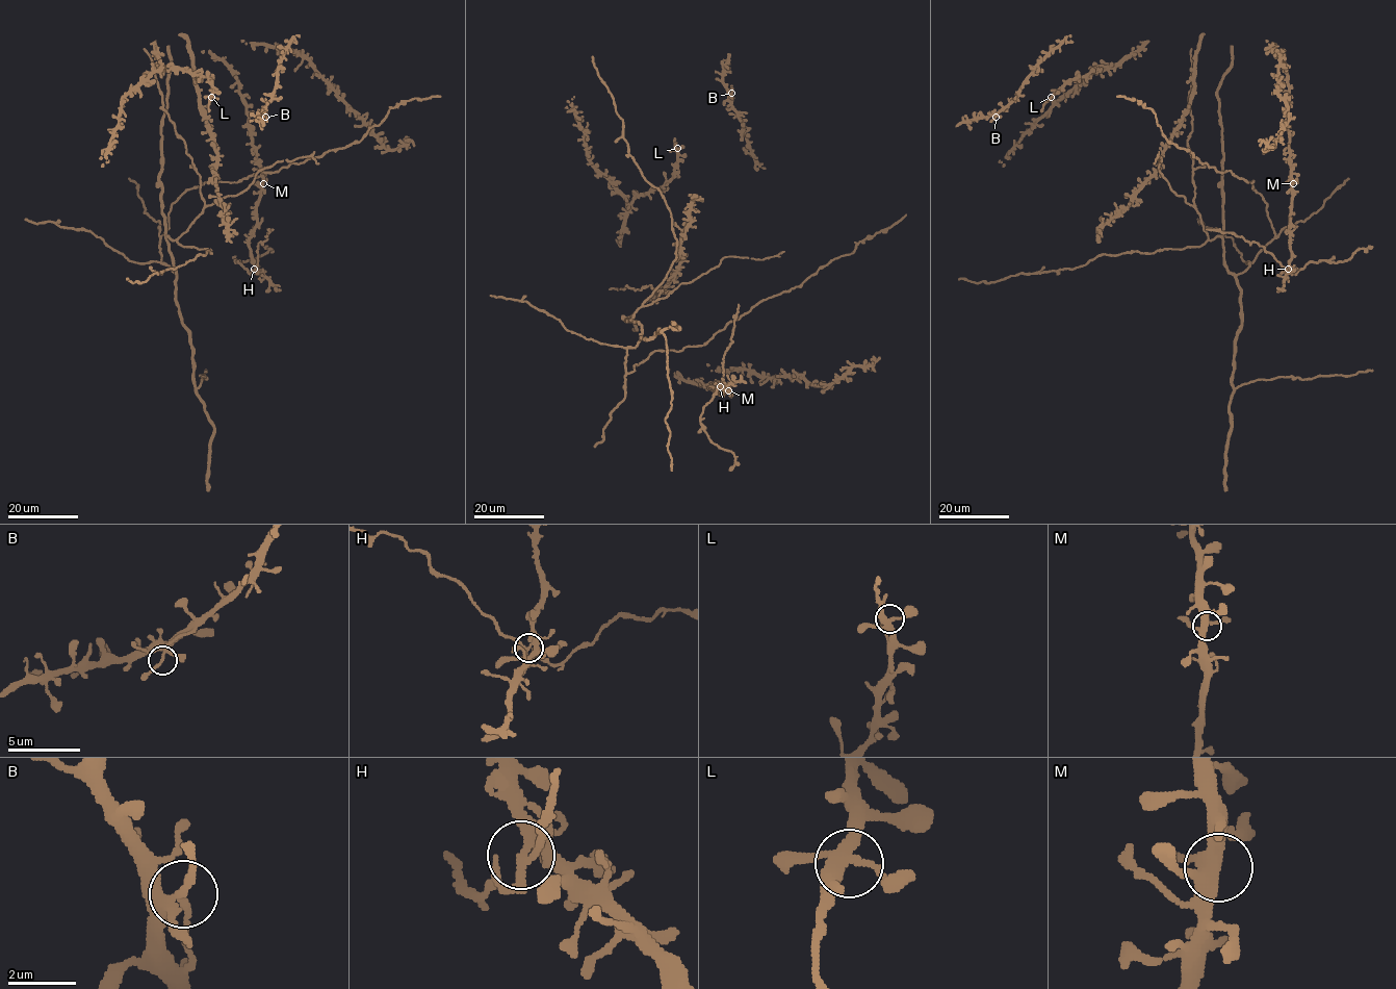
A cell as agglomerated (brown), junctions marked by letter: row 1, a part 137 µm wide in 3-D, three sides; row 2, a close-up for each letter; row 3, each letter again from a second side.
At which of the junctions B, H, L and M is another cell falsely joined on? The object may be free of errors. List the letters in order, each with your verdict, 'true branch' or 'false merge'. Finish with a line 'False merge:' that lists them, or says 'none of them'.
B: true branch
H: false merge
L: true branch
M: true branch
False merge: H

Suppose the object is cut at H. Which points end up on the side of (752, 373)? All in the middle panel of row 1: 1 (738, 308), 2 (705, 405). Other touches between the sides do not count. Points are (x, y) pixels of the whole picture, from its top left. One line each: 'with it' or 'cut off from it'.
1: cut off from it
2: cut off from it

